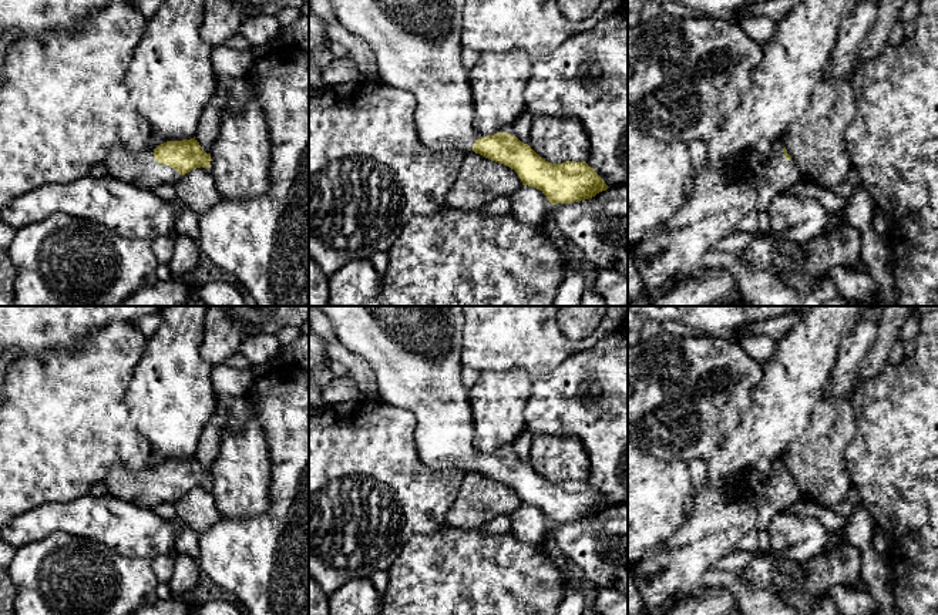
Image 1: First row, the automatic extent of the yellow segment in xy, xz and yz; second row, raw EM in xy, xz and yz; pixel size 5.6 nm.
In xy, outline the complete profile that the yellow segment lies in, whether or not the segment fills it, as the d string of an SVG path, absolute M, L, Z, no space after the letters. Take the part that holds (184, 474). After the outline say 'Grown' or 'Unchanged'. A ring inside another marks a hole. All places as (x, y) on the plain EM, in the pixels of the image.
M194 456L182 460L167 460L155 468L147 466L138 473L128 470L124 464L115 464L104 483L107 494L152 510L165 501L175 503L192 488L211 487L211 473L206 473Z. Grown

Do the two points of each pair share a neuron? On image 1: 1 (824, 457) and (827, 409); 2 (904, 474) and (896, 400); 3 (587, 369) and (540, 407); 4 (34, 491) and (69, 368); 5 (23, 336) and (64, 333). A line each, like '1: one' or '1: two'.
1: one
2: one
3: one
4: one
5: one

